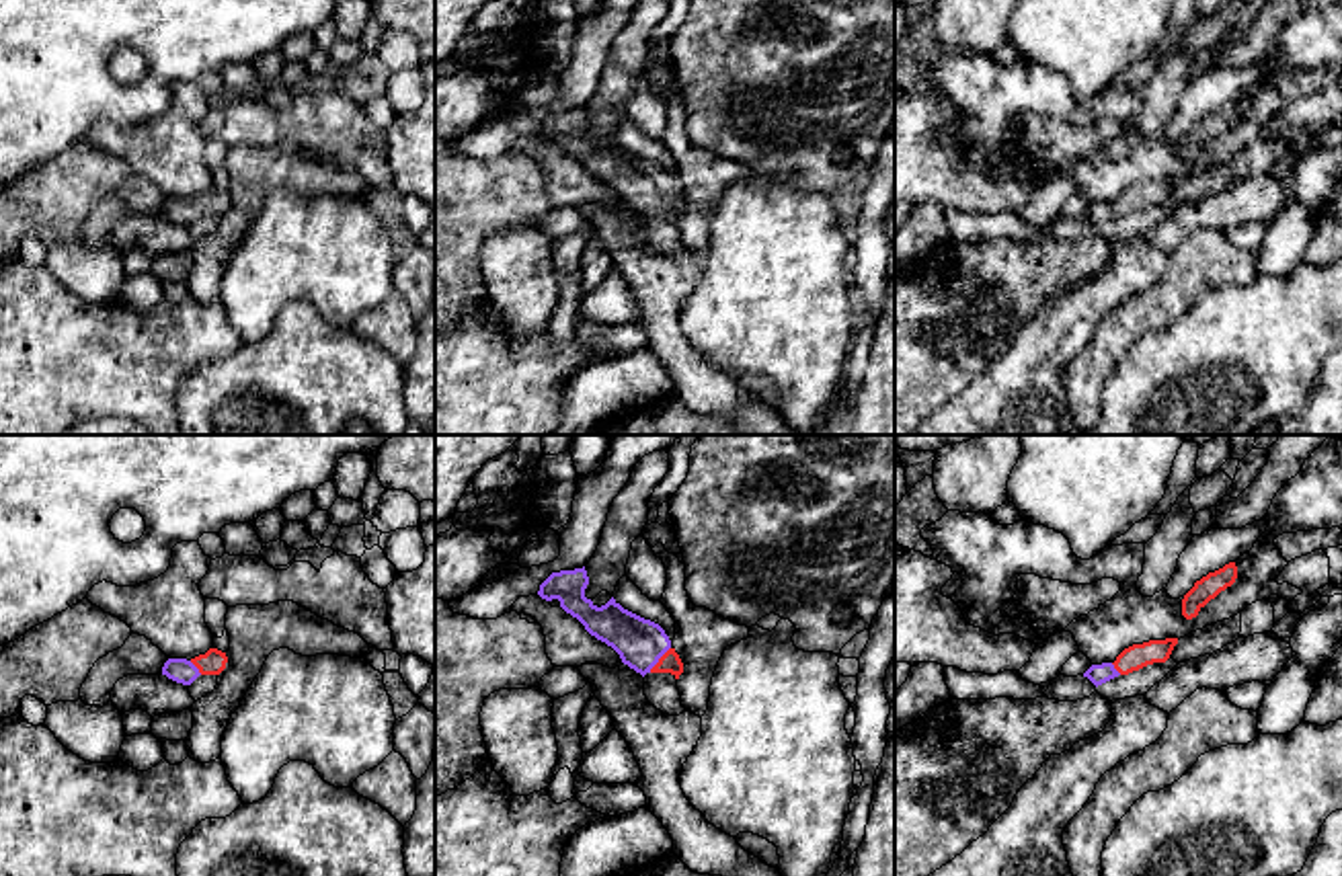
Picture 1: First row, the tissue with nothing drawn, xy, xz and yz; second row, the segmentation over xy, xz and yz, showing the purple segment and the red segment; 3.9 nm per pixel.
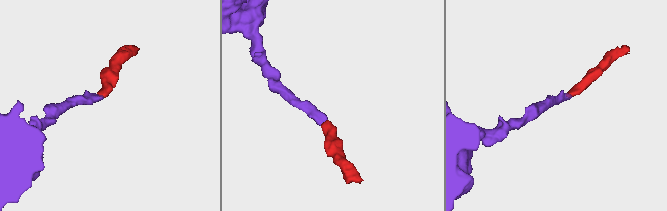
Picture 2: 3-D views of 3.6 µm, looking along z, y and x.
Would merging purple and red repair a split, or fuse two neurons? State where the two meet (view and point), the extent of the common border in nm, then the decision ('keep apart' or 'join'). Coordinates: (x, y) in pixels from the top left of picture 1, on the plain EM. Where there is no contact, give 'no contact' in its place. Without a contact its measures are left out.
meets purple in xz at (659, 197); contact 130 nm long; join

